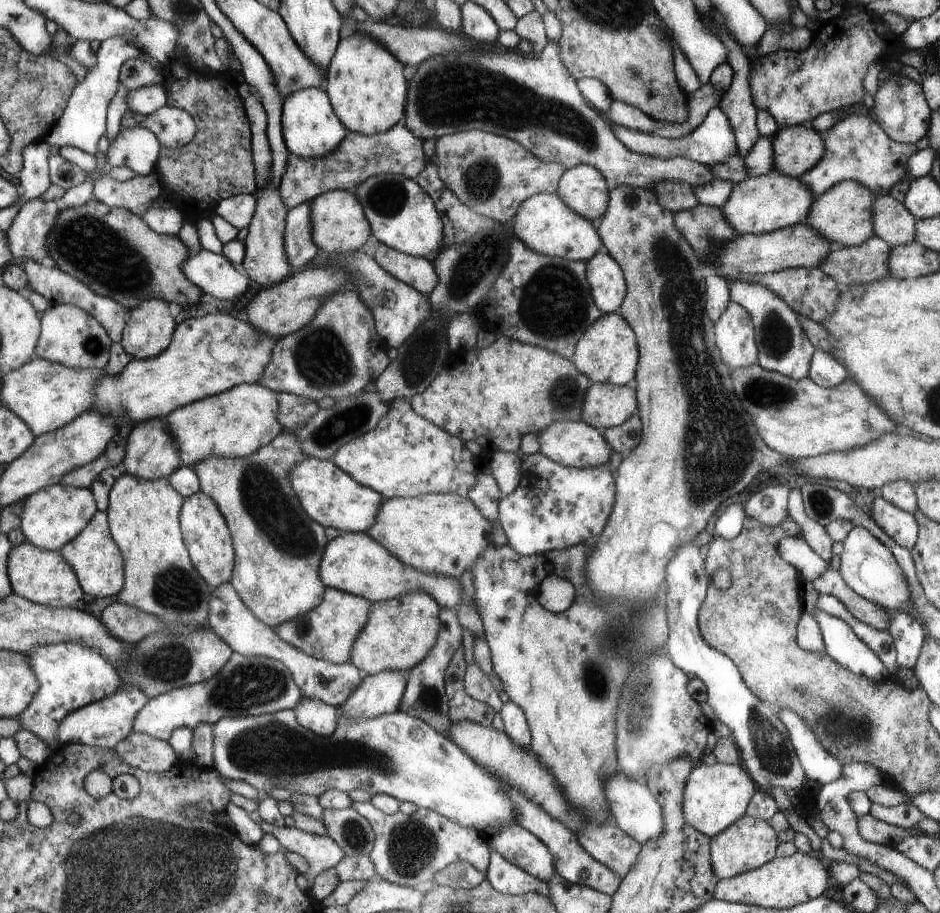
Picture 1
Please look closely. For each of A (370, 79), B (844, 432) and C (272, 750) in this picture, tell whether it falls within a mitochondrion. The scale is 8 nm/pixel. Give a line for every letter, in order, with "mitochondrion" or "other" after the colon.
A: other
B: other
C: mitochondrion

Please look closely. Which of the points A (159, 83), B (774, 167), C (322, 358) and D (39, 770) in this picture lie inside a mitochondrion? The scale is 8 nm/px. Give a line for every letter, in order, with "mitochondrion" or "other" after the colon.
A: other
B: other
C: mitochondrion
D: other

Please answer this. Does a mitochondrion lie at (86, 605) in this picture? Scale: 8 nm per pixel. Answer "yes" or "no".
no

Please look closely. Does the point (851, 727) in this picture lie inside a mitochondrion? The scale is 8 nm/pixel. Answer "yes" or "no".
yes

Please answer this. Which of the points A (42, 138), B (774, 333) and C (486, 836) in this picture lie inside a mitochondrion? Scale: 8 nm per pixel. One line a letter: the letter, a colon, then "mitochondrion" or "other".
A: other
B: mitochondrion
C: other

